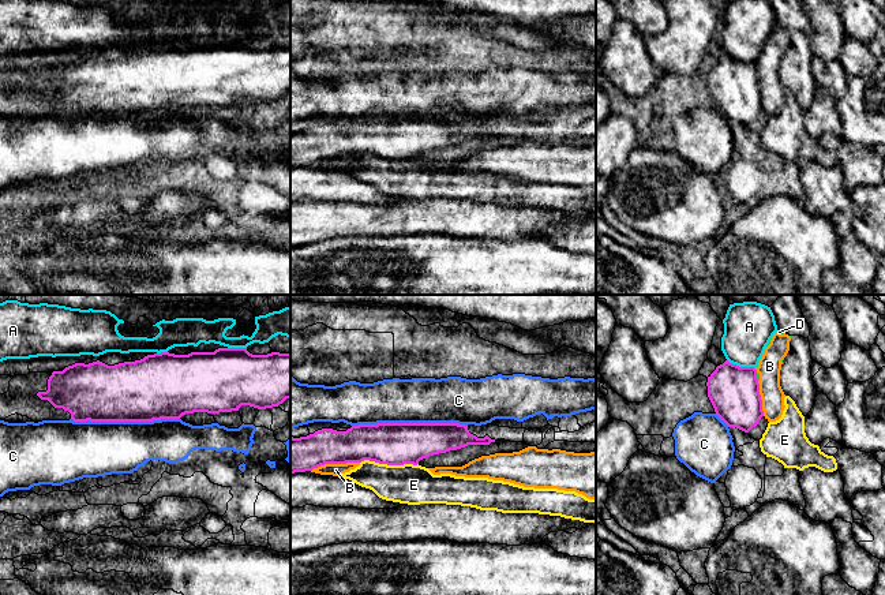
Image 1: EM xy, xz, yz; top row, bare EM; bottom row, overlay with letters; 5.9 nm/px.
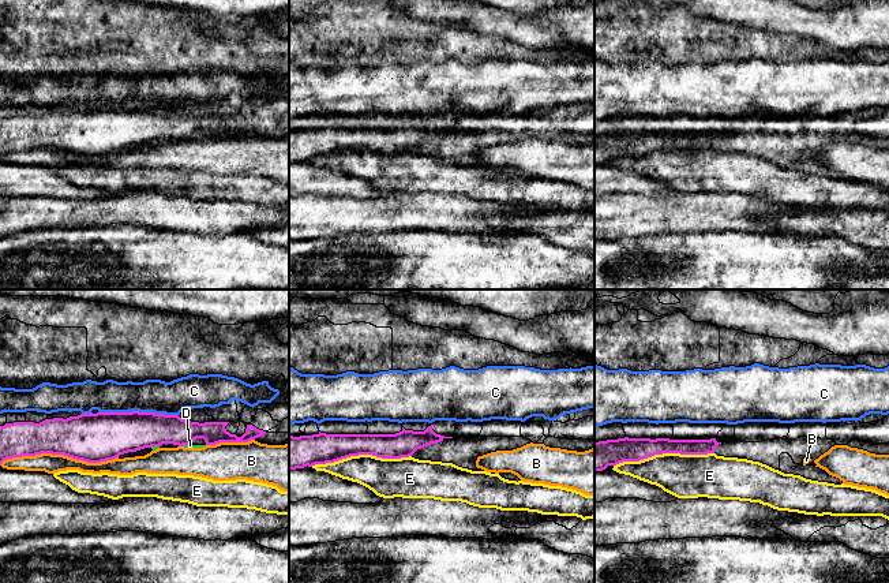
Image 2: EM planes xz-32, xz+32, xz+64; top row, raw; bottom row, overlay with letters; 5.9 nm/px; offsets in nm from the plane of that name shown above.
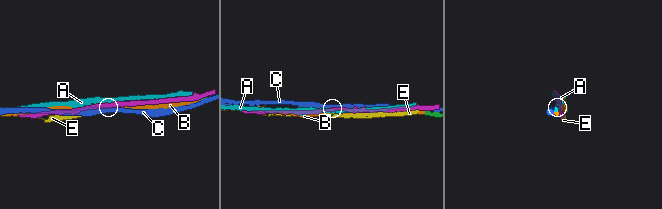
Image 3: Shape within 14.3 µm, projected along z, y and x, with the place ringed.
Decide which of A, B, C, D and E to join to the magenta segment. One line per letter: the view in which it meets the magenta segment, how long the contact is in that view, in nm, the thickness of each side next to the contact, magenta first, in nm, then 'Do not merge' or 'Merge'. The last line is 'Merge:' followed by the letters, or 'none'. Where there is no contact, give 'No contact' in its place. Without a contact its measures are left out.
A: Touches magenta in yz. Shared border 180 nm. Thickness 300 nm (magenta) against 300 nm. Do not merge
B: Touches magenta in xz. Shared border 300 nm. Thickness 220 nm (magenta) against 80 nm. Do not merge
C: Touches magenta in xz. Shared border 700 nm. Thickness 260 nm (magenta) against 280 nm. Do not merge
D: Touches magenta in yz. Shared border 50 nm. Thickness 300 nm (magenta) against 20 nm. Do not merge
E: Touches magenta in xz. Shared border 340 nm. Thickness 260 nm (magenta) against 240 nm. Do not merge
Merge: none

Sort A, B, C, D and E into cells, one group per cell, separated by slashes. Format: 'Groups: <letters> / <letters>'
Groups: A / B D / C / E

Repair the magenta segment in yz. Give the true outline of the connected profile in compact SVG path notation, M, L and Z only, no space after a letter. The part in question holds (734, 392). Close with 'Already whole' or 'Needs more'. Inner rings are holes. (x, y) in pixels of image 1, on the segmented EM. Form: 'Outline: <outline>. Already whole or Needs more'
Outline: M725 360L708 377L708 397L728 426L749 433L764 416L757 370Z. Already whole

